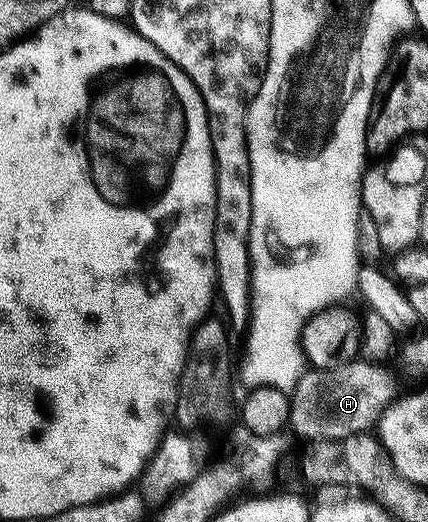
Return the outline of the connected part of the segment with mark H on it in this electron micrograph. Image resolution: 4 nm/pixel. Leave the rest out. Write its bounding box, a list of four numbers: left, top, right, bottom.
[289,359,397,442]

